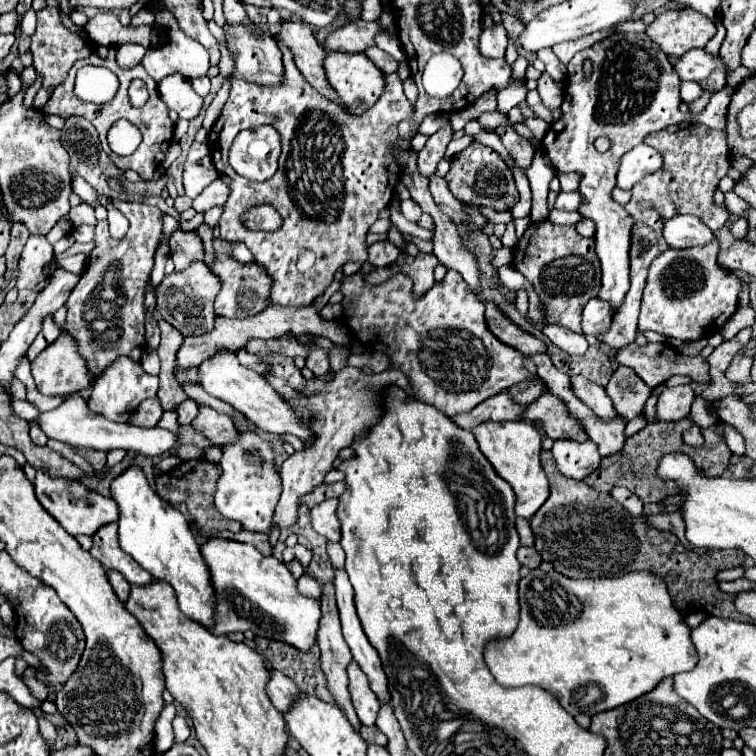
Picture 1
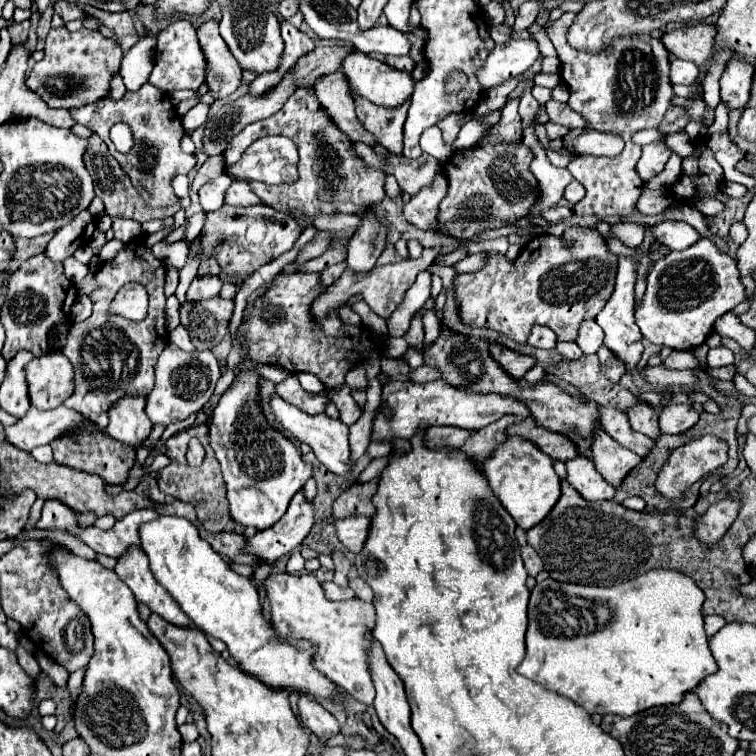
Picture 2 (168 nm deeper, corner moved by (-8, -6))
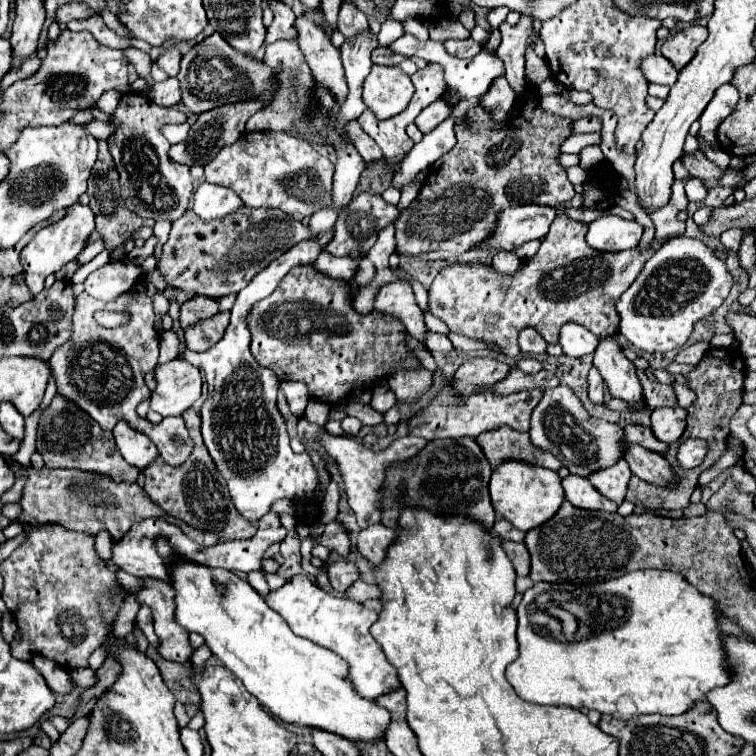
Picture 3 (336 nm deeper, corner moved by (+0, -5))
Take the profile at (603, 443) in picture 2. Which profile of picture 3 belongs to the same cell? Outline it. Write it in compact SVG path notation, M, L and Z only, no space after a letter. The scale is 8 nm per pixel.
M620 461L604 471L596 471L596 475L590 475L588 481L610 501L614 501L616 505L620 505L626 497L626 489L628 489L628 481L630 481L632 473L626 461Z

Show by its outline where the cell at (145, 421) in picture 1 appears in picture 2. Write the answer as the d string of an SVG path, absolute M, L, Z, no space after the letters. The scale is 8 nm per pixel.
M168 342L156 364L156 386L148 394L146 414L154 424L172 424L188 418L192 412L200 412L202 406L214 394L216 382L220 378L220 368L210 350L204 352L184 352L174 342Z

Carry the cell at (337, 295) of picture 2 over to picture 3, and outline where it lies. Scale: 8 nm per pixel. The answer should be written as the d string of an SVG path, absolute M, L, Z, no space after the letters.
M394 281L384 285L374 301L374 307L378 311L388 311L390 315L400 315L400 321L404 323L406 331L424 343L424 337L428 333L428 327L424 323L424 315L416 305L412 287L406 281Z

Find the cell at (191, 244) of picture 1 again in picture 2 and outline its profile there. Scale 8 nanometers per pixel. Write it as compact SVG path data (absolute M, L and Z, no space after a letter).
M216 274L194 276L186 298L188 300L206 300L206 296L216 296L222 288L222 280Z

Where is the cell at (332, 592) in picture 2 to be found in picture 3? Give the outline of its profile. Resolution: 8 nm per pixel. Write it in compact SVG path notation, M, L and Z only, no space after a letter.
M356 581L346 595L348 595L348 599L354 599L354 601L364 603L366 599L380 599L382 597L382 591L376 585L368 585L364 581Z

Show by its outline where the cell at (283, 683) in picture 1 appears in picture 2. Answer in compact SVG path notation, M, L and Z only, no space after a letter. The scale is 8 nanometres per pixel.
M300 696L298 712L300 712L302 726L314 732L320 740L328 740L340 732L336 718L328 710L324 710L316 700L308 696Z

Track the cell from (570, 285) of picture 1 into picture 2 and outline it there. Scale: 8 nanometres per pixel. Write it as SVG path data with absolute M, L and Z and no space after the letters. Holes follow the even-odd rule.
M576 226L576 228L566 228L564 238L574 240L574 246L572 246L572 248L566 248L566 246L560 242L560 238L556 238L556 236L552 236L552 234L540 234L540 236L534 236L534 238L526 244L526 248L522 250L522 256L518 256L514 262L506 260L502 254L490 252L490 260L488 260L488 264L486 264L480 272L458 273L456 286L458 286L458 302L460 302L460 316L462 316L462 320L464 320L466 324L470 324L470 326L488 326L488 328L494 328L494 330L498 330L498 332L504 332L504 334L508 334L510 338L514 338L516 342L520 342L520 344L524 344L524 342L528 340L530 330L532 330L532 326L536 326L536 324L544 324L544 326L548 326L550 330L554 330L554 334L558 336L558 340L574 342L576 336L578 336L578 328L580 328L580 324L582 324L584 320L592 320L592 318L596 318L596 314L604 308L608 296L610 296L612 290L614 290L616 256L606 248L604 238L602 238L600 232L594 230L594 228L578 228L578 226ZM568 262L580 262L580 264L584 264L584 266L564 266L564 264L568 264Z

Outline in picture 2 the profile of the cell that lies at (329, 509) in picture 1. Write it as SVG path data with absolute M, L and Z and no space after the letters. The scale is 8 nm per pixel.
M346 516L334 520L334 528L338 534L338 540L350 550L360 552L364 544L364 536L368 532L368 518L366 516Z

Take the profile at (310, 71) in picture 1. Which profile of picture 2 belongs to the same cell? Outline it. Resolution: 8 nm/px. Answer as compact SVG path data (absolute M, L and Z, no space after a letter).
M342 70L320 76L314 82L314 88L316 88L316 96L318 96L320 104L328 110L328 114L336 120L336 124L340 124L340 128L354 142L364 142L368 146L372 146L376 142L376 138L364 130L364 126L360 124L360 120L354 112L356 104L350 96L350 86L348 86L348 80Z

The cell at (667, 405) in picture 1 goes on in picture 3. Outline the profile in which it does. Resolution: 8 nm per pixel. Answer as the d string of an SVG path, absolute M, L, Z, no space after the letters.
M664 407L652 411L652 433L664 443L674 443L686 429L686 411L682 407Z

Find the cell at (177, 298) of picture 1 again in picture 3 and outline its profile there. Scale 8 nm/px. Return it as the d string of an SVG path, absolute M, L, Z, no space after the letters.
M216 313L208 323L198 323L196 327L184 329L186 335L186 347L190 351L208 351L214 347L222 337L230 323L230 313Z

